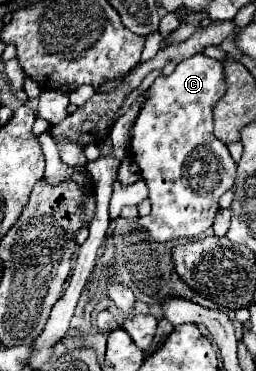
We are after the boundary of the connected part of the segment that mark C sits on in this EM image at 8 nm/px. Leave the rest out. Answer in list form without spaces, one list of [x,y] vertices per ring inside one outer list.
[[[195,54],[183,62],[179,62],[169,76],[157,78],[149,90],[145,100],[139,106],[139,114],[129,128],[129,152],[133,162],[139,166],[143,180],[149,188],[149,200],[153,210],[149,216],[139,218],[139,226],[147,228],[153,240],[167,242],[183,236],[199,236],[209,230],[213,218],[219,210],[219,196],[227,192],[235,182],[237,164],[231,158],[227,146],[215,138],[213,134],[213,106],[225,92],[223,66],[219,60],[213,60],[205,54]]]

